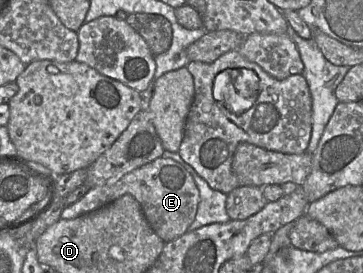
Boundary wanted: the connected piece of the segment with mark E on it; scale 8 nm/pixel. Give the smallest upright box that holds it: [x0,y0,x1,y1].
[60,156,199,243]

